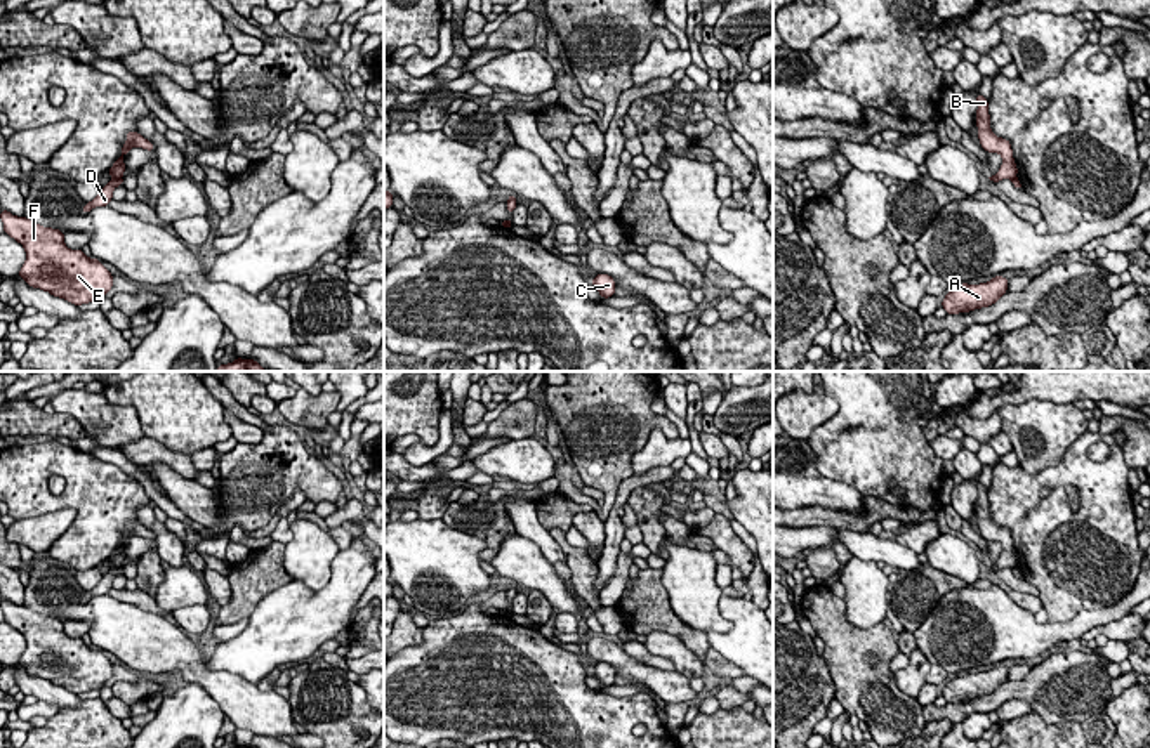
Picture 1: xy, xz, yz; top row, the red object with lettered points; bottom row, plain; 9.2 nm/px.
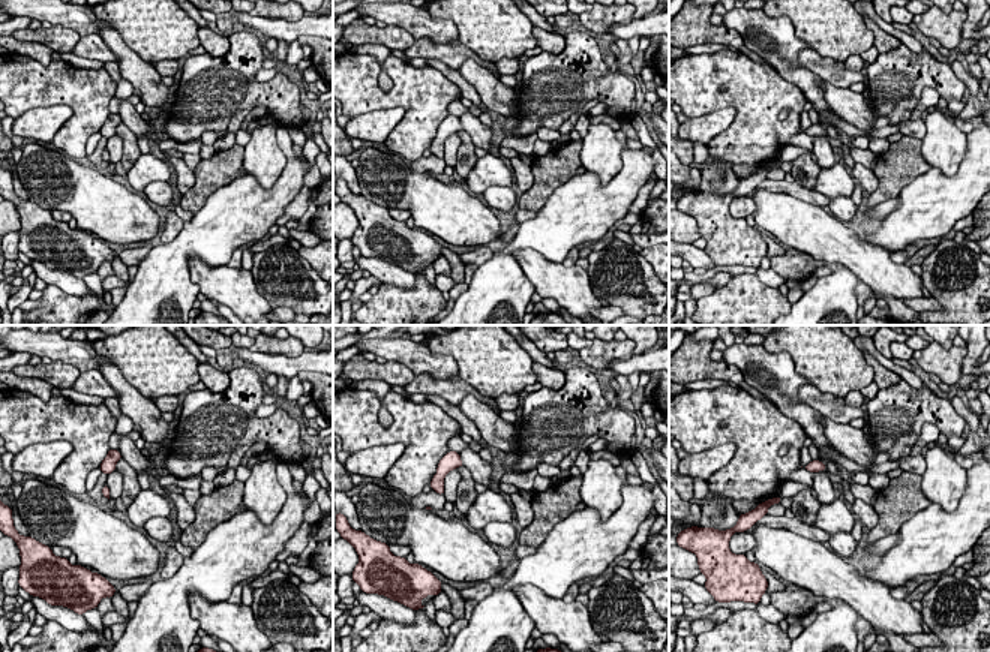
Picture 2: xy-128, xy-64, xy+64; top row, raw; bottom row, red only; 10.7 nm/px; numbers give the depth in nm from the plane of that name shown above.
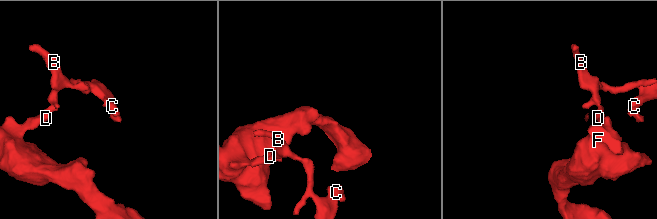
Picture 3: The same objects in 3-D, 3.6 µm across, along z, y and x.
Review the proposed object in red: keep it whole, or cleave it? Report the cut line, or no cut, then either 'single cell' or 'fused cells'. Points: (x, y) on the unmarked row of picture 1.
xy (113, 566), (120, 568) | fused cells

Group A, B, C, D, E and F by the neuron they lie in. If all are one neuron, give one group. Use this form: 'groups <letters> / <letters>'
groups A D E F / B C

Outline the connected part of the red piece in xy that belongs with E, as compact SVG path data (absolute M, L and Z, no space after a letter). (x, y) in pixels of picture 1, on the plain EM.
M2 597L3 621L23 633L26 649L19 659L30 675L49 680L73 694L101 689L113 677L113 663L82 637L64 633L64 621L43 616Z

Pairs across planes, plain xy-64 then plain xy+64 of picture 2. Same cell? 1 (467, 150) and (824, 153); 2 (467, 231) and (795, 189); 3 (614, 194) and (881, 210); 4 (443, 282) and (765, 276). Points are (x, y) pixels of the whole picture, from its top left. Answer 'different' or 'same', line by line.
1: different
2: different
3: different
4: same

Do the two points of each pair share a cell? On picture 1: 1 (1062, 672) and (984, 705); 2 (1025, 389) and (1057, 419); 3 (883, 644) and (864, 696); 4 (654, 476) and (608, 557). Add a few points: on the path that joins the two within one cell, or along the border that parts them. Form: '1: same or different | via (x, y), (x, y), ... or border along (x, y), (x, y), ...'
1: same | via (1043, 689), (1010, 689), (1003, 695)
2: different | border along (1070, 401), (1027, 400), (1006, 403), (996, 410)
3: same | via (871, 656), (864, 663), (864, 684)
4: same | via (629, 486), (614, 509), (614, 533)

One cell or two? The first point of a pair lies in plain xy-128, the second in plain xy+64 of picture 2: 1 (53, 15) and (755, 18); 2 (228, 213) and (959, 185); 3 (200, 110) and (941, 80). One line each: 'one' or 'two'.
1: one
2: one
3: one

